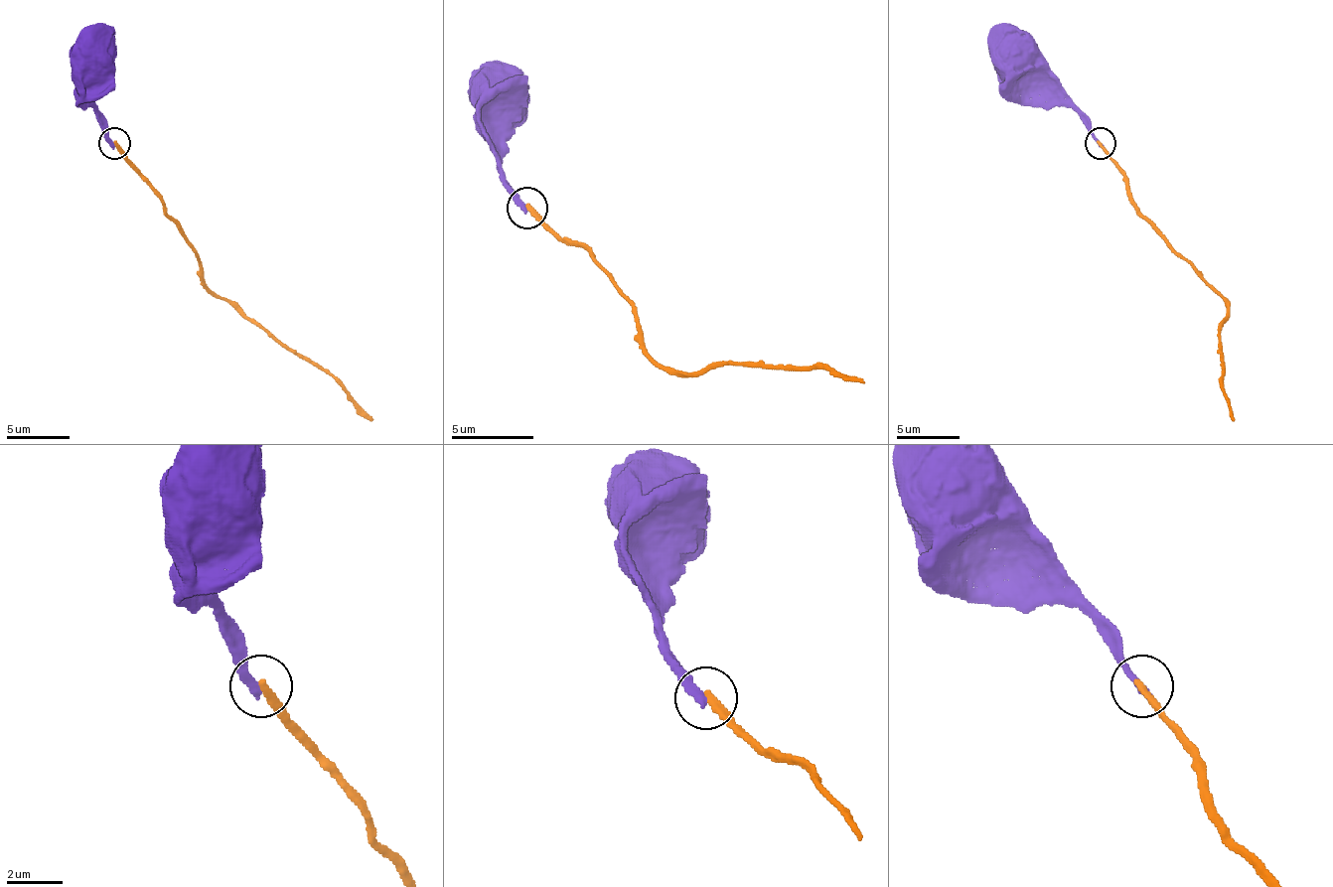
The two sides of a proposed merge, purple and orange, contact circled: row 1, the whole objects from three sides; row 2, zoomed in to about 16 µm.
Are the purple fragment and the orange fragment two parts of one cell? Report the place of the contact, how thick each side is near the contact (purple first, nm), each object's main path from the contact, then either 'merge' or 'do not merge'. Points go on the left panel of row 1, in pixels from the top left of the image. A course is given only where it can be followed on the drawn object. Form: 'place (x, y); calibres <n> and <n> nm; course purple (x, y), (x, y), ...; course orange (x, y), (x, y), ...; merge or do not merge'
place (114, 143); calibres 340 and 320 nm; course purple (114, 142), (85, 85), (85, 70), (95, 61); course orange (114, 142), (196, 252), (199, 278), (215, 294), (230, 300), (284, 345), (309, 357), (372, 420); do not merge

